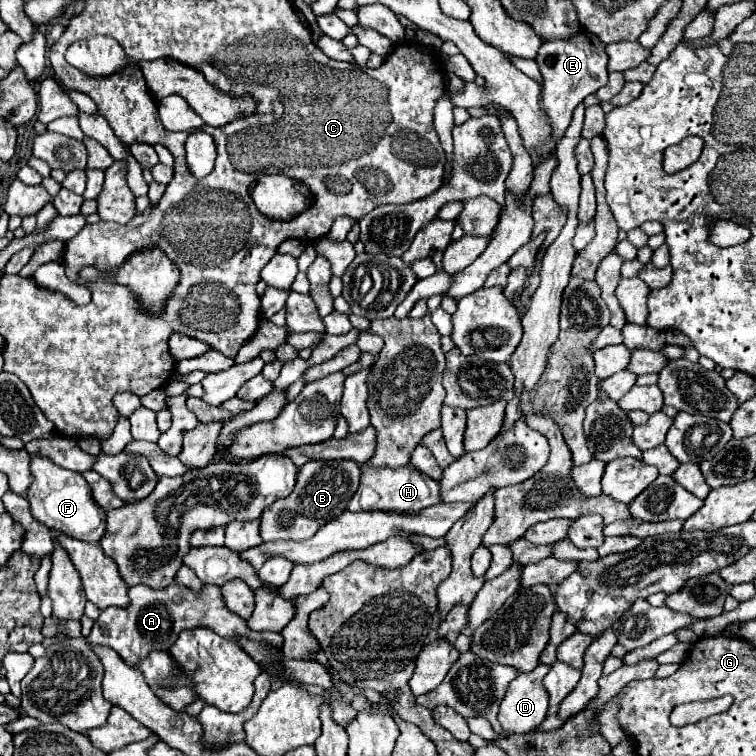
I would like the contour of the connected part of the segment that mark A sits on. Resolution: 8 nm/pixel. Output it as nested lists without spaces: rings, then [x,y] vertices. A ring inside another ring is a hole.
[[[172,583],[164,589],[152,589],[148,585],[134,585],[128,589],[130,605],[128,607],[108,607],[100,613],[100,617],[94,621],[92,633],[86,637],[88,643],[94,645],[106,645],[112,647],[128,665],[136,665],[136,661],[144,659],[150,651],[168,651],[178,635],[186,629],[194,627],[208,627],[214,629],[218,635],[234,637],[234,635],[246,635],[252,639],[264,639],[268,645],[278,647],[282,645],[280,633],[254,633],[248,629],[246,621],[242,617],[236,617],[236,613],[228,611],[218,585],[206,585],[202,593],[192,593],[190,589]]]

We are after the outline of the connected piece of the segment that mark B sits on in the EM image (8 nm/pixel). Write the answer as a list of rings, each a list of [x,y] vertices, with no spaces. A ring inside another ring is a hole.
[[[336,459],[336,461],[312,461],[300,467],[300,477],[296,481],[296,489],[286,497],[272,503],[262,513],[260,535],[264,541],[292,539],[304,541],[310,539],[322,525],[332,521],[336,515],[346,511],[348,501],[356,493],[360,485],[360,463],[352,459]]]

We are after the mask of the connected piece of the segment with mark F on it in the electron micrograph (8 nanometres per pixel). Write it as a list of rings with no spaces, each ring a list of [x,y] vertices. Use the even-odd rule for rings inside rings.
[[[32,457],[30,469],[34,475],[32,485],[28,487],[26,499],[30,501],[30,511],[32,515],[42,521],[46,527],[66,533],[68,537],[76,537],[88,543],[98,543],[100,537],[104,535],[104,521],[106,521],[106,511],[96,505],[92,497],[92,489],[84,481],[84,477],[76,471],[58,467],[52,463],[48,457]]]

